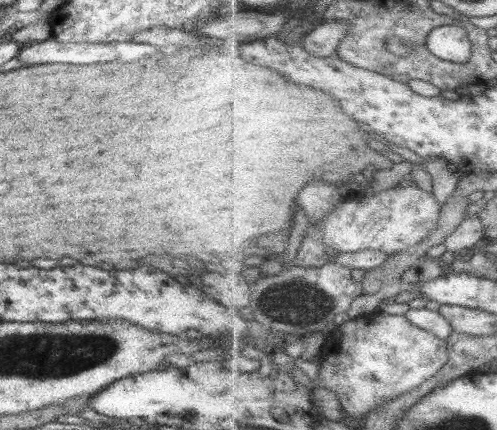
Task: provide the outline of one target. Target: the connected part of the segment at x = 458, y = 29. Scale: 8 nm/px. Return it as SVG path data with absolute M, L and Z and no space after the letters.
M458 25L438 26L428 38L430 52L440 60L465 63L473 54L472 42L467 30Z

